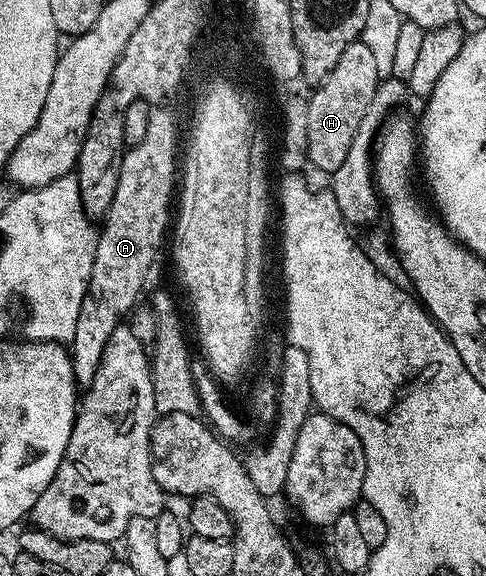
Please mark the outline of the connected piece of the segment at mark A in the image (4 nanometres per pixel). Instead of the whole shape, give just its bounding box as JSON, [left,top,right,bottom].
[70,105,180,389]

